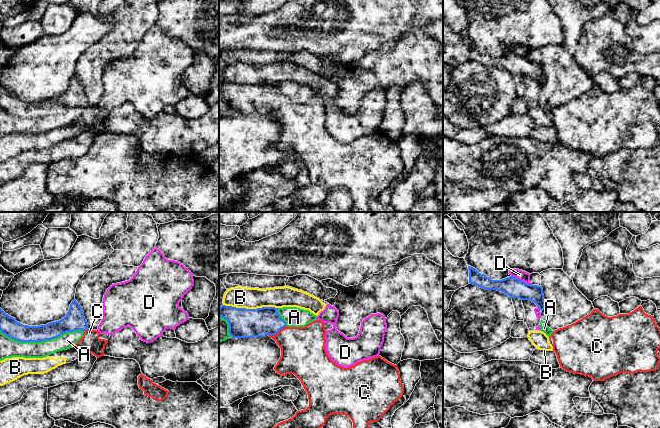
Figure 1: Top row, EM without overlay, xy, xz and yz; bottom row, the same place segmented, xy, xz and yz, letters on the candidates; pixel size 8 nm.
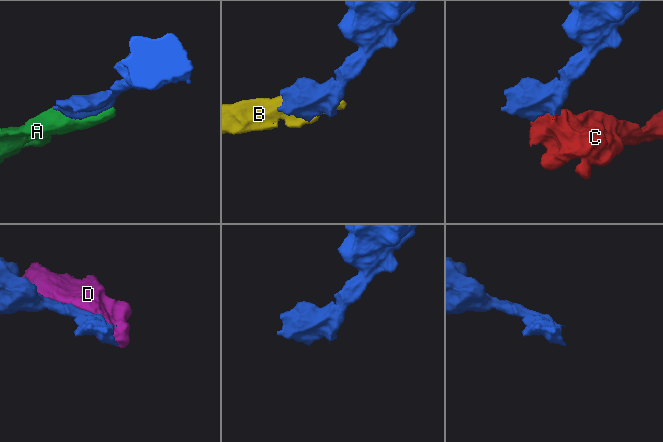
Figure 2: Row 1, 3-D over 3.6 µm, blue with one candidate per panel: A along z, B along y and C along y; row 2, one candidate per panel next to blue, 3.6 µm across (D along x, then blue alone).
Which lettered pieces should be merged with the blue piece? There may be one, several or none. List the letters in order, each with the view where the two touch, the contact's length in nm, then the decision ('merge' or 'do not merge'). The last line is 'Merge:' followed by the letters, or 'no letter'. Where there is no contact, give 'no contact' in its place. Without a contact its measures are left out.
A: xy | 700 nm | do not merge
B: xz | 440 nm | do not merge
C: xz | 170 nm | merge
D: yz | 190 nm | do not merge
Merge: C

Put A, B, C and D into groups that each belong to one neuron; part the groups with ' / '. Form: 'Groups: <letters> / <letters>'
Groups: A / B D / C

